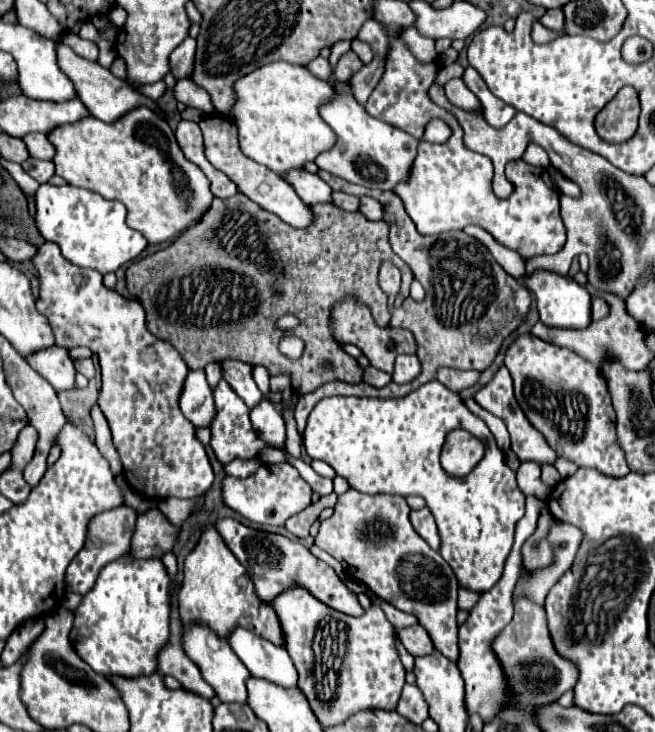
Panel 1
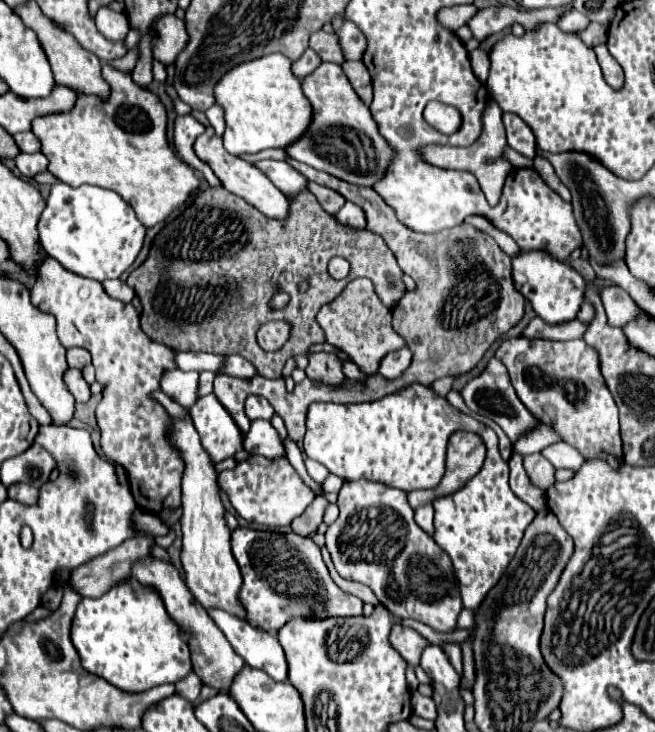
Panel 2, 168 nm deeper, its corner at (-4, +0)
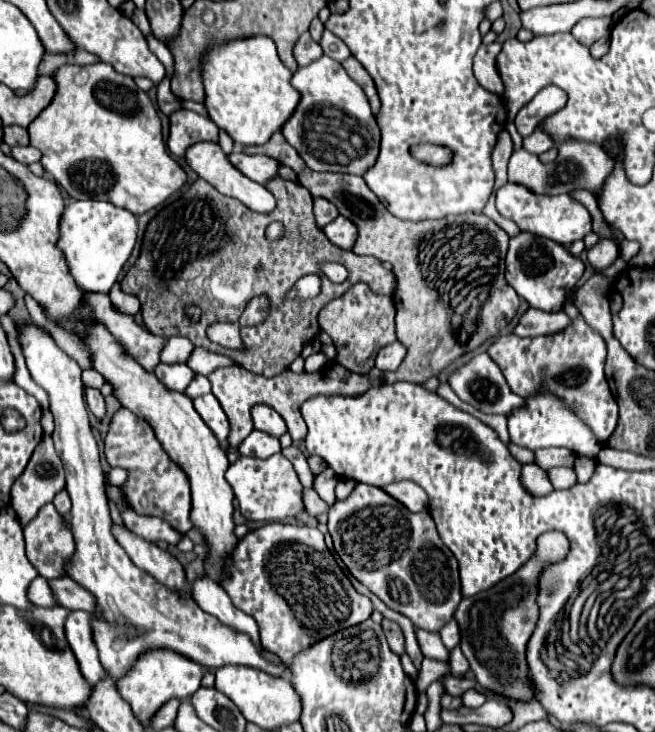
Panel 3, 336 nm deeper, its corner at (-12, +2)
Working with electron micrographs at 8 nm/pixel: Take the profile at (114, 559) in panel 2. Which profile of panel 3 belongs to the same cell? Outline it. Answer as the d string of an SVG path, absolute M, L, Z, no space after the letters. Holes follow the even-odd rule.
M70 576L50 580L50 586L54 590L58 604L64 608L70 608L70 610L94 610L96 608L94 594L88 592L86 588L82 588Z

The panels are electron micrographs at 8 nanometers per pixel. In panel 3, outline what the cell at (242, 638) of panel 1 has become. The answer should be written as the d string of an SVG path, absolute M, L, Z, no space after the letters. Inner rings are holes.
M204 576L204 578L200 578L200 580L194 580L194 584L192 584L192 594L194 594L194 600L198 602L198 606L200 606L204 612L216 616L222 624L230 626L232 630L250 636L250 640L254 642L254 646L262 652L262 656L264 656L268 662L272 662L272 664L276 664L276 666L282 666L282 664L284 664L284 662L280 660L280 656L276 656L274 652L266 650L266 648L260 644L260 632L258 632L256 620L254 620L252 616L246 616L244 612L240 612L240 610L232 604L230 596L226 594L226 590L224 590L218 582L210 580L208 576Z

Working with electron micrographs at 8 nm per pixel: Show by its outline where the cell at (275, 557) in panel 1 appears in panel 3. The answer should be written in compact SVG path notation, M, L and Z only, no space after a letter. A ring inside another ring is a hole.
M270 522L248 532L234 548L234 564L228 580L222 582L222 588L228 592L236 608L250 614L258 622L260 640L284 662L292 660L292 656L296 656L296 652L304 650L308 644L314 644L316 640L322 640L340 628L350 628L368 620L374 610L370 598L358 594L342 568L336 564L332 552L326 548L324 534L318 528L308 526Z

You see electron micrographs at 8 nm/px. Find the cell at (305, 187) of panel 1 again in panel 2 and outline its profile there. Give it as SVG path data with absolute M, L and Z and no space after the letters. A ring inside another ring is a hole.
M260 160L260 162L254 162L254 166L262 170L272 180L272 184L286 194L298 194L306 190L308 180L282 160Z

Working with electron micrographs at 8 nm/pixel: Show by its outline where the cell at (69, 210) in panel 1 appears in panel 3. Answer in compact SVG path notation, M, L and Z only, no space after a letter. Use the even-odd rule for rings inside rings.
M96 198L74 200L72 204L68 204L64 208L58 230L60 230L60 238L58 238L56 246L62 250L66 264L70 268L70 274L74 276L76 284L86 292L110 292L112 284L118 280L118 274L122 272L124 264L128 262L128 258L132 256L132 250L136 246L138 216L132 214L130 210L120 208L120 206L106 202L106 200L96 200Z

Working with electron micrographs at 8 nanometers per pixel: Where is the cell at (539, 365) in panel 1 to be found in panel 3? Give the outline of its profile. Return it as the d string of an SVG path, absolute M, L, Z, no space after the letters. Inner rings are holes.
M582 318L572 320L572 328L550 336L520 338L516 334L506 334L496 338L488 348L492 360L502 368L510 390L522 398L536 396L540 388L548 390L552 396L562 400L574 414L592 428L600 444L612 436L618 424L618 404L608 388L604 376L606 362L606 344L604 340L584 324Z

